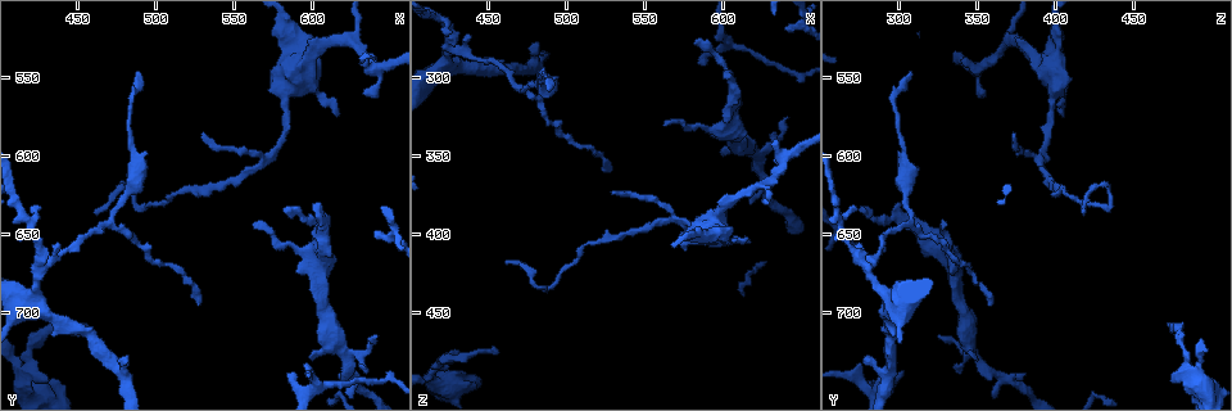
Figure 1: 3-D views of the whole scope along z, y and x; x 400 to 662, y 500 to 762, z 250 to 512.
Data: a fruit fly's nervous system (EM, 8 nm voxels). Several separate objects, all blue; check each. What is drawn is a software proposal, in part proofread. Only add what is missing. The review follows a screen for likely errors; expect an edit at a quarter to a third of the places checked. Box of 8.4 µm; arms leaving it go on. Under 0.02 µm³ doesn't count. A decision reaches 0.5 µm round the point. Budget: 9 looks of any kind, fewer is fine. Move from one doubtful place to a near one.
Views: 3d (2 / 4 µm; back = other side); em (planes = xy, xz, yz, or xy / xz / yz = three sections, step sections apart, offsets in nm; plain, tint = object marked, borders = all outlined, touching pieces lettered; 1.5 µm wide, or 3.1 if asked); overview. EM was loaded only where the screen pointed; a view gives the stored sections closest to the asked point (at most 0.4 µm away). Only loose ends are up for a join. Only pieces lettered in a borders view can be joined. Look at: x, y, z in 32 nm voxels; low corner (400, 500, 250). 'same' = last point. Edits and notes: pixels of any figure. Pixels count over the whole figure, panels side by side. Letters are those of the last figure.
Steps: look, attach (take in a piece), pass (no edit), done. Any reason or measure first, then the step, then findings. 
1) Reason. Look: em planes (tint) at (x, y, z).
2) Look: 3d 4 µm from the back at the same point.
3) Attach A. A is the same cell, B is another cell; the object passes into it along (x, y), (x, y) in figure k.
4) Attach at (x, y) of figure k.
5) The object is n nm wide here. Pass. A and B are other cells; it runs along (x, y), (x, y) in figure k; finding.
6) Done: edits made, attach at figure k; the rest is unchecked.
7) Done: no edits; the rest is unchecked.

Branch stops here. Look: em yz step 8 (tint) at (614, 574, 404).

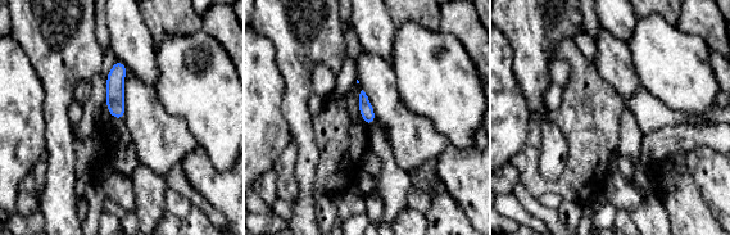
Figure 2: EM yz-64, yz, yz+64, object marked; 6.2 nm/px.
Look: em planes (tint) at the same point.

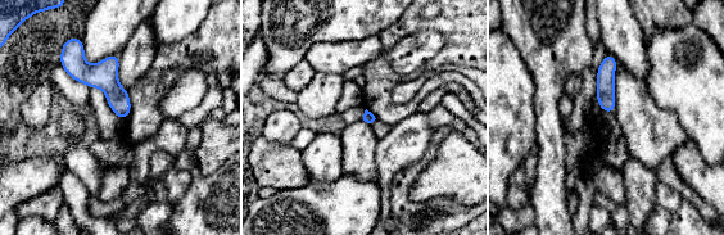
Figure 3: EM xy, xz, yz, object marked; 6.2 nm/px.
Look: em planes (borders) at the same point.

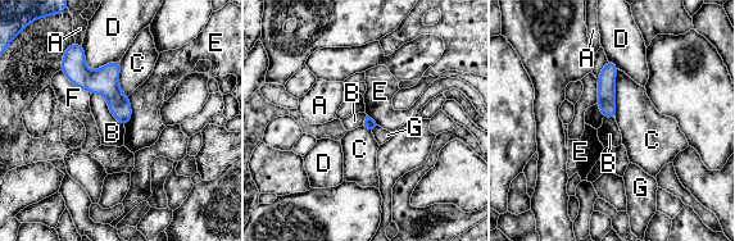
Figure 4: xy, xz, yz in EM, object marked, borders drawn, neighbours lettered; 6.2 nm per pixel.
The longest contact is with C, 320 nm. Pass. A, B, C, D, E, F and G are other cells; a border runs along (91, 92), (105, 99), (123, 127) in figure 4; none of them fits.

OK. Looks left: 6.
An open end. Look: em planes (borders) at (436, 656, 270).

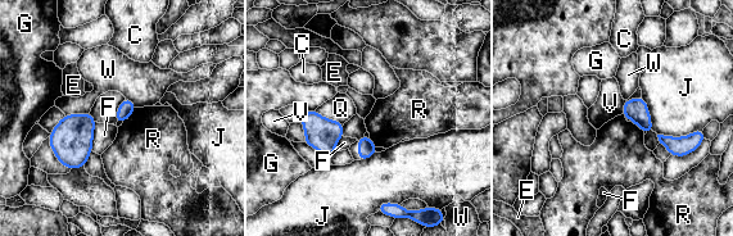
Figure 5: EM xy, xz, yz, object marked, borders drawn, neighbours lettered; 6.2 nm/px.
The object is 100 nm wide here. Pass. C, E, F, G, J, Q, R, V and W are other cells; a border runs along (625, 100), (620, 113) in figure 5; none of them fits.

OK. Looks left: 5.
Look: em planes (borders) at (432, 744, 474).

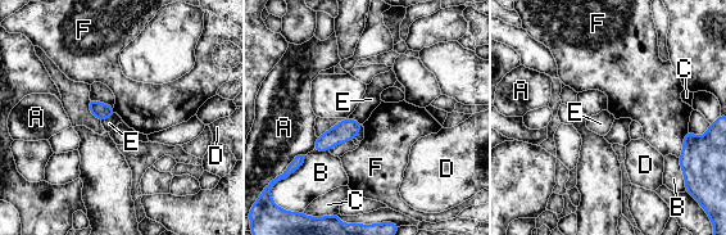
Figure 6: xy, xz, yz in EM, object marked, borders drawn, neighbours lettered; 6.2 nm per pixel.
The object is 110 nm wide here. Pass. A, B, C, D, E and F are other cells; a border runs along (688, 129), (679, 157) in figure 6; no lettered piece goes on from it.

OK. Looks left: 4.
Free end. Look: 3d 4 µm at (636, 738, 336).

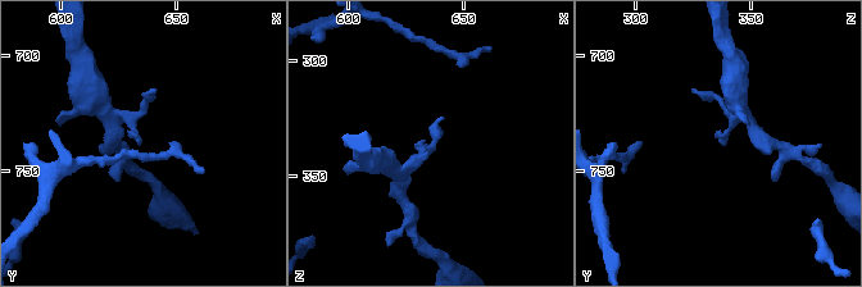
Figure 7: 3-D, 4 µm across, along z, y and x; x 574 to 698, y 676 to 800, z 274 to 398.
Look: em xz step 4 (plain) at (636, 737, 336).

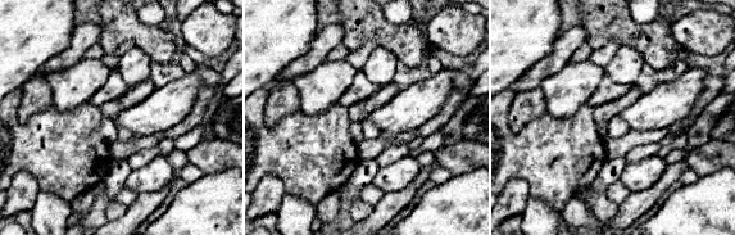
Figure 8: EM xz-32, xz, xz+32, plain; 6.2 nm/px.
Look: em xz step 4 (borders) at the same point.

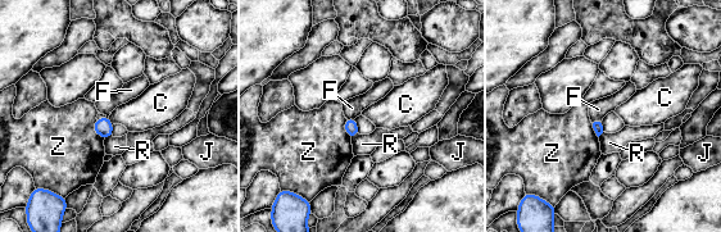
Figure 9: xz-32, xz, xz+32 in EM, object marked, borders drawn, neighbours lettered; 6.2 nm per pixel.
Pass. C, F, J, R and Z are other cells; a border runs along (108, 117), (112, 124) in figure 9; none of them fits.

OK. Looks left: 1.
Done: no edits; the rest is unchecked.

